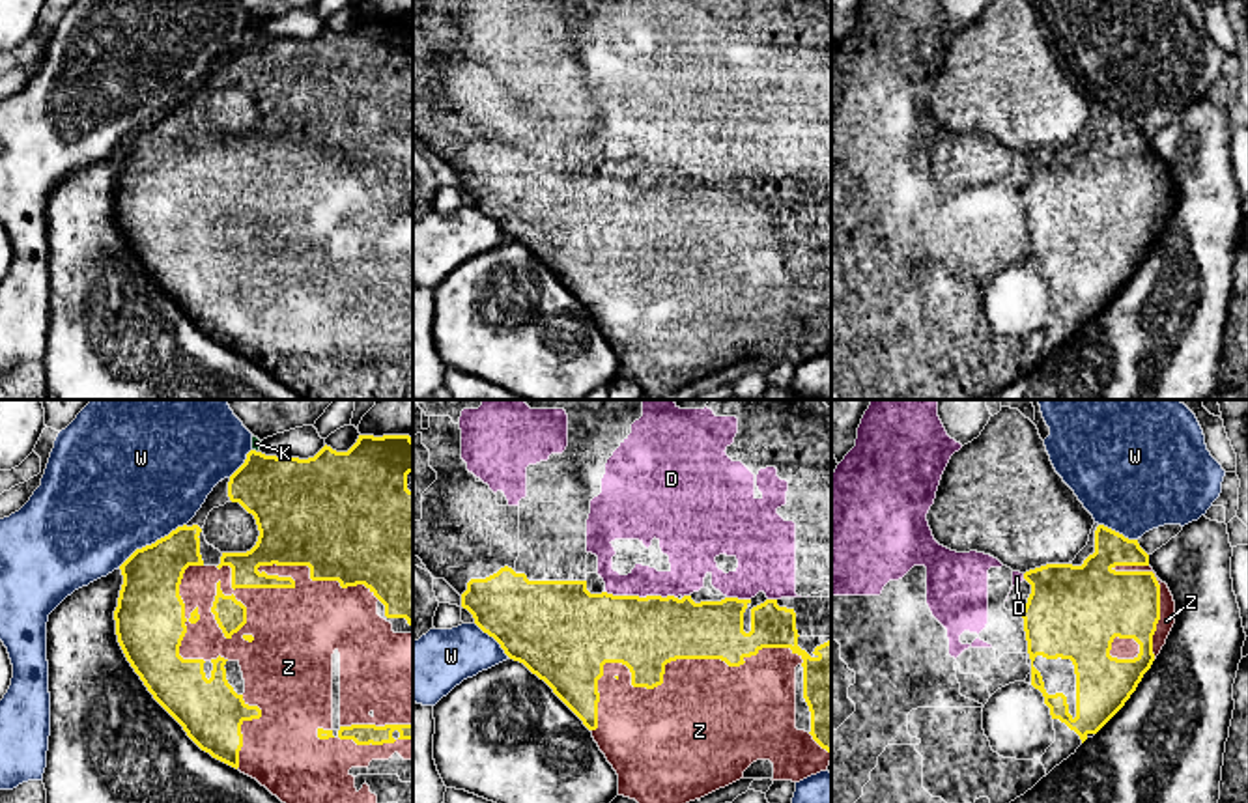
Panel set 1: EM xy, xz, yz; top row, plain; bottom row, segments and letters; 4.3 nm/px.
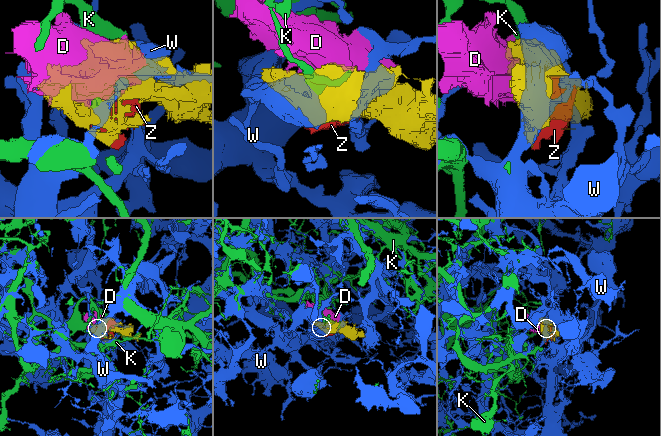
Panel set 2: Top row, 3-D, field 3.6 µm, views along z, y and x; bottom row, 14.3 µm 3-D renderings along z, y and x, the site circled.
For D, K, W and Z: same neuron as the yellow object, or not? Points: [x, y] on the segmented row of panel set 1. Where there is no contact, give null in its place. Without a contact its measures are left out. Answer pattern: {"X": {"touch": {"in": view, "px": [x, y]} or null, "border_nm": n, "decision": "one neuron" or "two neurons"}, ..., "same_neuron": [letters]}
{"D": {"touch": {"in": "xz", "px": [641, 598]}, "border_nm": 320, "decision": "one neuron"}, "K": {"touch": {"in": "xy", "px": [255, 450]}, "border_nm": 30, "decision": "two neurons"}, "W": {"touch": {"in": "xy", "px": [152, 544]}, "border_nm": 340, "decision": "two neurons"}, "Z": {"touch": {"in": "xy", "px": [262, 572]}, "border_nm": 750, "decision": "one neuron"}, "same_neuron": ["D", "Z"]}

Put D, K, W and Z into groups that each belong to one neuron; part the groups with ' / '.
D Z / K / W

